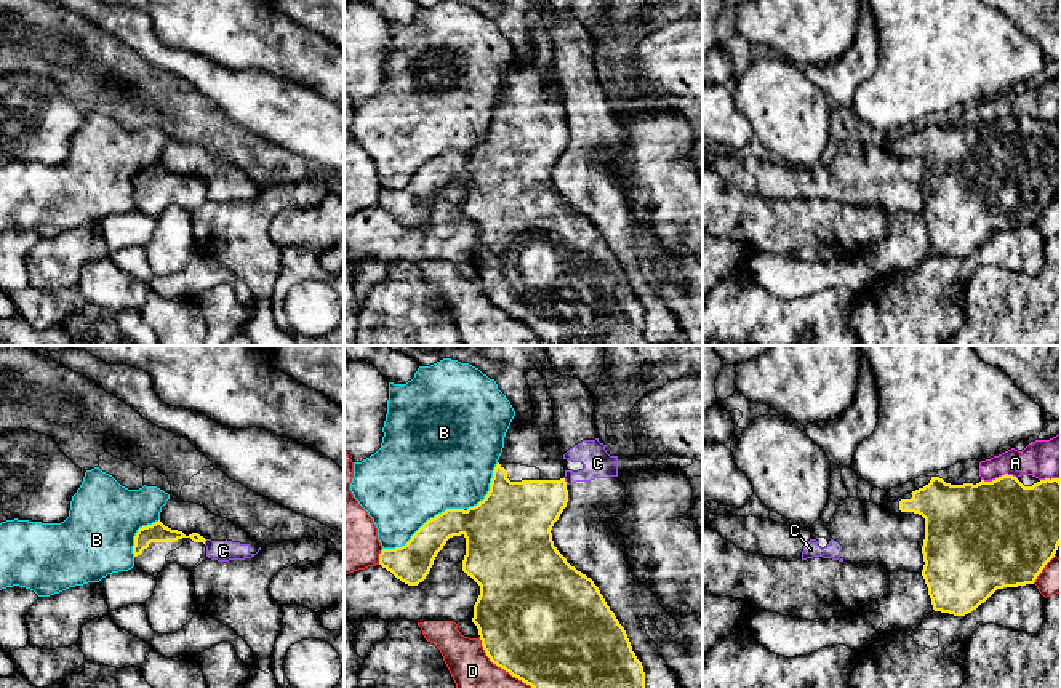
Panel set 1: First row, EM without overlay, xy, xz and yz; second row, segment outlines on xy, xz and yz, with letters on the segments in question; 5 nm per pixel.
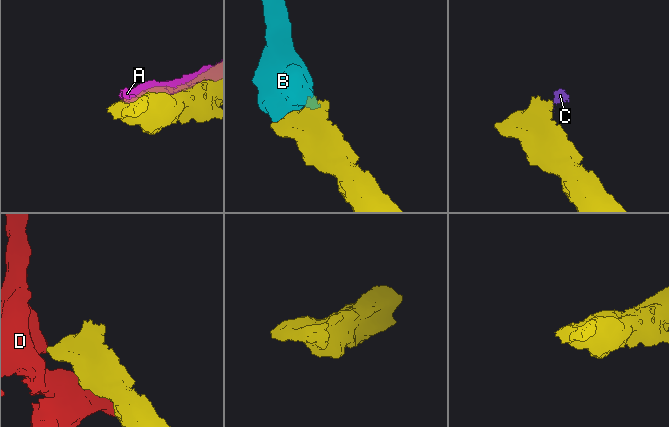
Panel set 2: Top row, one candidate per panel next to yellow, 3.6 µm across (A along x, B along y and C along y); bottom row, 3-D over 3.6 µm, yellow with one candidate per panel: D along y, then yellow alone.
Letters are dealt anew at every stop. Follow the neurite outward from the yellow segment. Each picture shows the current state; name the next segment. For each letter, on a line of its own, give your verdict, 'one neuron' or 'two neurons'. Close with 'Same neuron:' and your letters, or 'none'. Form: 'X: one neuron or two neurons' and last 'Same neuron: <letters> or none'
A: two neurons
B: two neurons
C: two neurons
D: two neurons
Same neuron: none

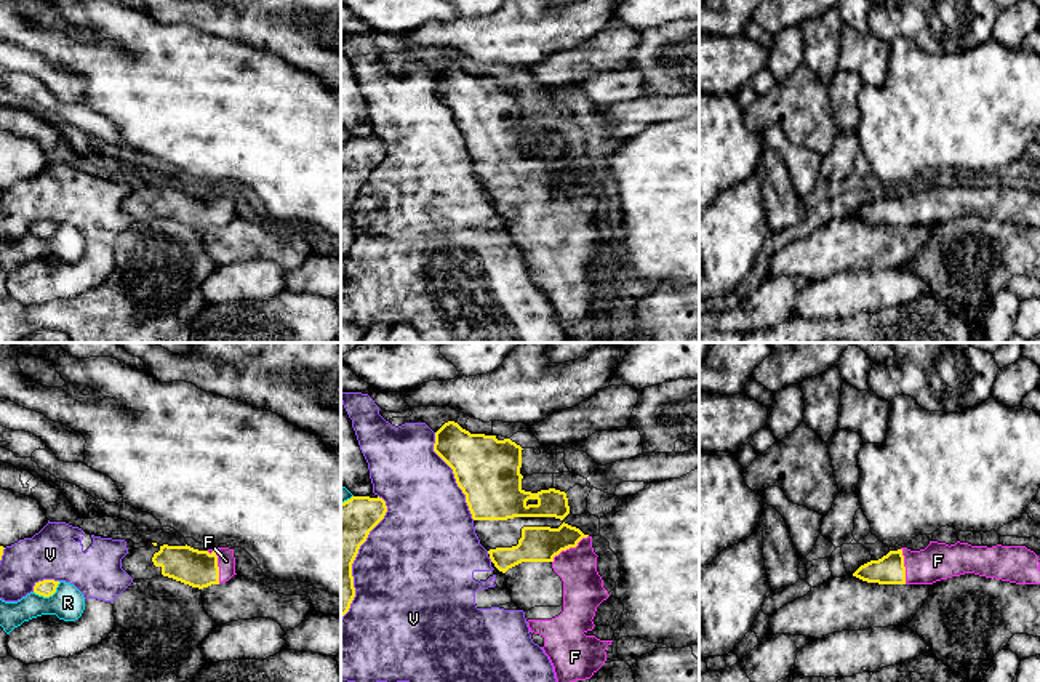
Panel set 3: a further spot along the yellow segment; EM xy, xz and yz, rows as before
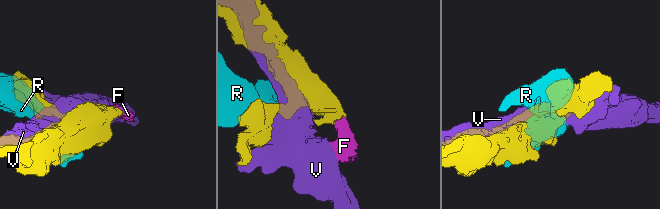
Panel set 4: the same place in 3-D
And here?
F: one neuron
R: two neurons
V: two neurons
Same neuron: F

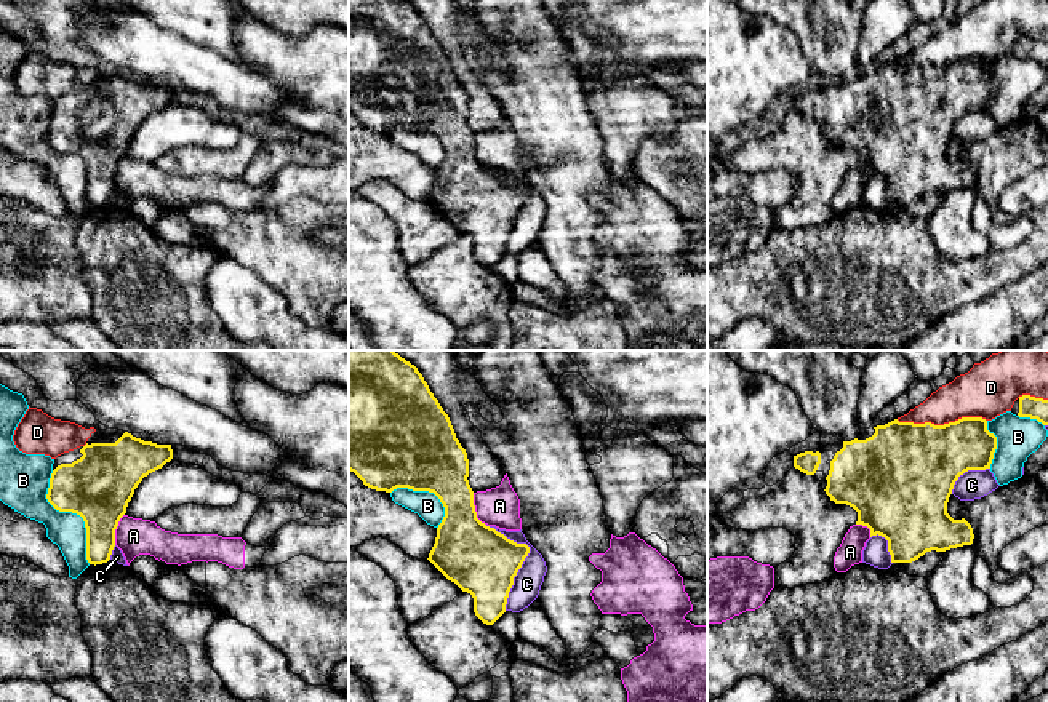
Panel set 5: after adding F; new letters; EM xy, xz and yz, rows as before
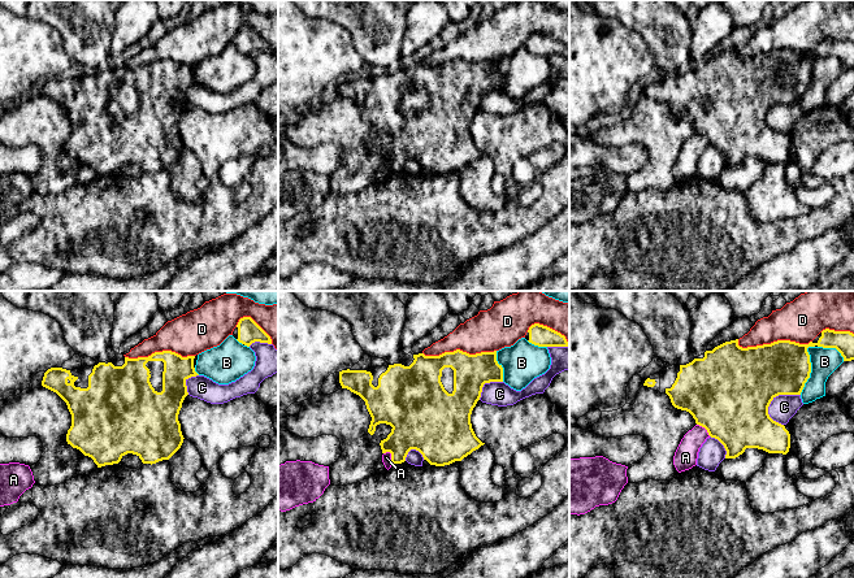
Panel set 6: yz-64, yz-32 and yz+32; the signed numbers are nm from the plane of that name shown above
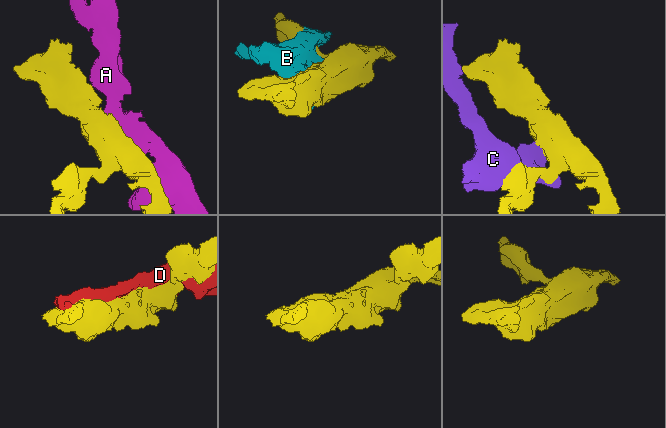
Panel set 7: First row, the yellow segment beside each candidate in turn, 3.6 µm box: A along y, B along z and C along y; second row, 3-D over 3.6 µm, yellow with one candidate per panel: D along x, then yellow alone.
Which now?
A: two neurons
B: two neurons
C: two neurons
D: two neurons
Same neuron: none

